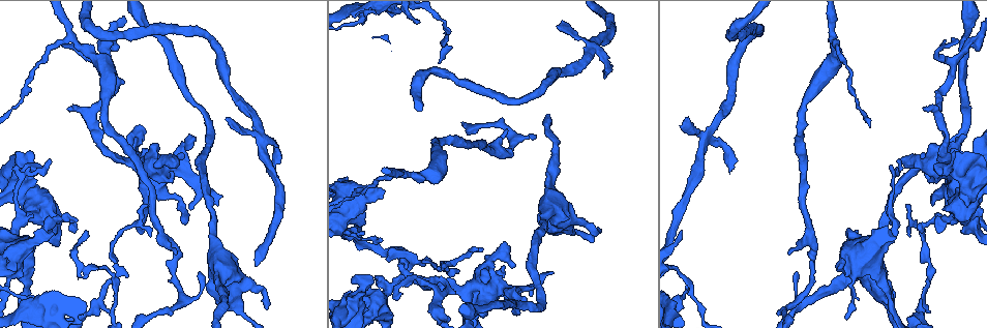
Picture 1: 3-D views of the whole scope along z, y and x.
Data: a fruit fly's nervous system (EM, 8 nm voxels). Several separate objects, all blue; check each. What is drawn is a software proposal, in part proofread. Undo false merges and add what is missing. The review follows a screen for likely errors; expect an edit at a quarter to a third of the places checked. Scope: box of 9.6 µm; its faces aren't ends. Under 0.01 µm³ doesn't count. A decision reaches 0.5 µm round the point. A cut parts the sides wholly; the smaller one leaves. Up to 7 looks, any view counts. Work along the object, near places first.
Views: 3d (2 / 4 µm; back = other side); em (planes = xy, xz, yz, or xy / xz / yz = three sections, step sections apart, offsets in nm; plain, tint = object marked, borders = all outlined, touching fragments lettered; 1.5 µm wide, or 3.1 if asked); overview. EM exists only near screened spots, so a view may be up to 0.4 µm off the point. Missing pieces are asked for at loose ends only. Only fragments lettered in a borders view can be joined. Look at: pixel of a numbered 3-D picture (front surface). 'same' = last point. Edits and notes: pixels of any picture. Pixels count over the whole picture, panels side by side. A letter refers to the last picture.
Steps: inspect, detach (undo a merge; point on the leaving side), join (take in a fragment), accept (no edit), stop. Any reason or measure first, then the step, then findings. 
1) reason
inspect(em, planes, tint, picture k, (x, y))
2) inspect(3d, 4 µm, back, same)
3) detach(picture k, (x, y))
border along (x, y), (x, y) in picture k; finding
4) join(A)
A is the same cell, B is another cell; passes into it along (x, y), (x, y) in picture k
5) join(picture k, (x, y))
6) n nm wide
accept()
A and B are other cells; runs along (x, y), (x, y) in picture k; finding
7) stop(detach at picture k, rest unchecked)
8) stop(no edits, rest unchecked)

sharp bend
inspect(3d, 2 µm, picture 1, (594, 49))

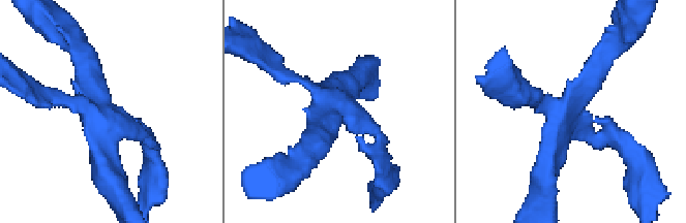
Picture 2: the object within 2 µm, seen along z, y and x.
4 arms; now the EM
inspect(em, xy, step 8, tint, picture 2, (103, 108))

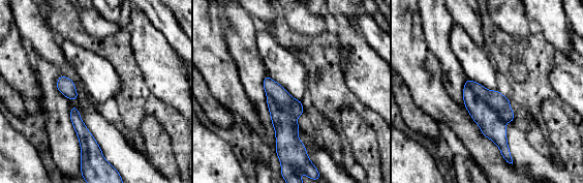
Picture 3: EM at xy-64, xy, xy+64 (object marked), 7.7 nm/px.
inspect(em, yz, step 8, borders, same)

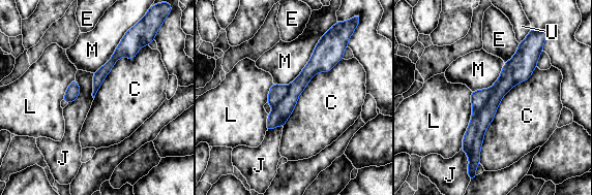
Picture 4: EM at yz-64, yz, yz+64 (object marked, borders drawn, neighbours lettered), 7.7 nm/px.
200 nm wide
detach(picture 4, (478, 98))
C, E, J, L, M and U are other cells; border along (490, 89), (487, 100), (473, 115) in picture 4; two cells meet here

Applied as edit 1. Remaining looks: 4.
redraw
inspect(overview)

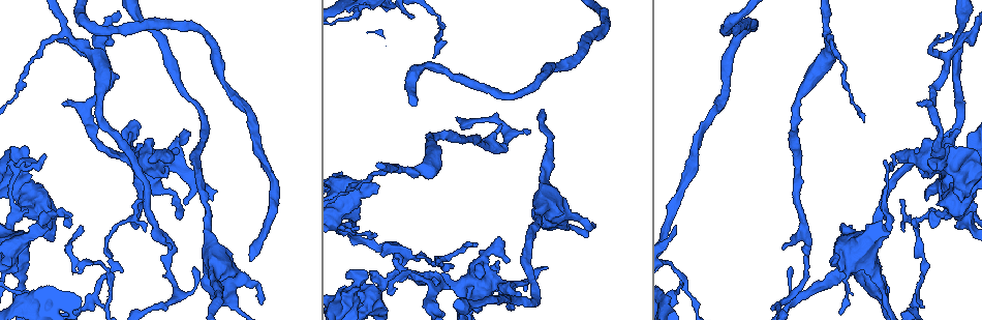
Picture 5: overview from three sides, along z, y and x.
an open end
inspect(3d, 4 µm, picture 5, (262, 304))

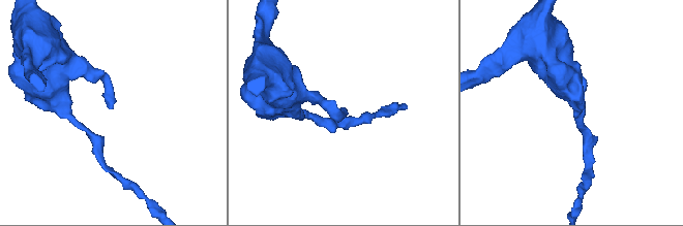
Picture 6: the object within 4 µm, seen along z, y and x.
need the tissue
inspect(em, yz, step 4, borders, picture 6, (343, 109))

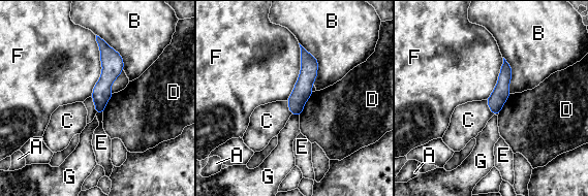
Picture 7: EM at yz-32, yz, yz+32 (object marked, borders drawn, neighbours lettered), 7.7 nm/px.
inspect(em, planes, borders, same)

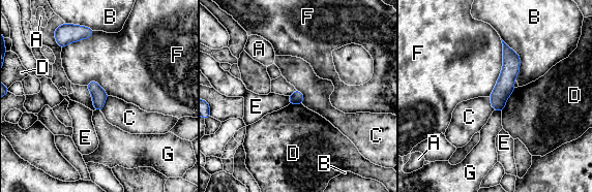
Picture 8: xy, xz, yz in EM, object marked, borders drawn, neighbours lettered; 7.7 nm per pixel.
accept()
A, B, C, D, E, F and G are other cells; runs along (505, 48), (508, 75), (497, 107) in picture 8; no lettered fragment goes on from it

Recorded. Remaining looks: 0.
stop(detach at picture 4, rest unchecked)

